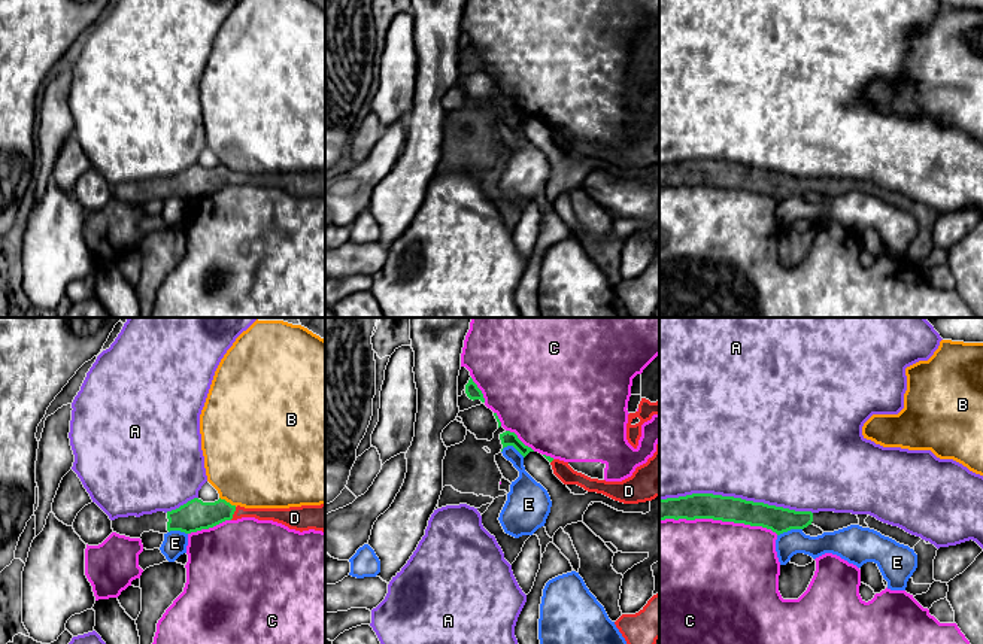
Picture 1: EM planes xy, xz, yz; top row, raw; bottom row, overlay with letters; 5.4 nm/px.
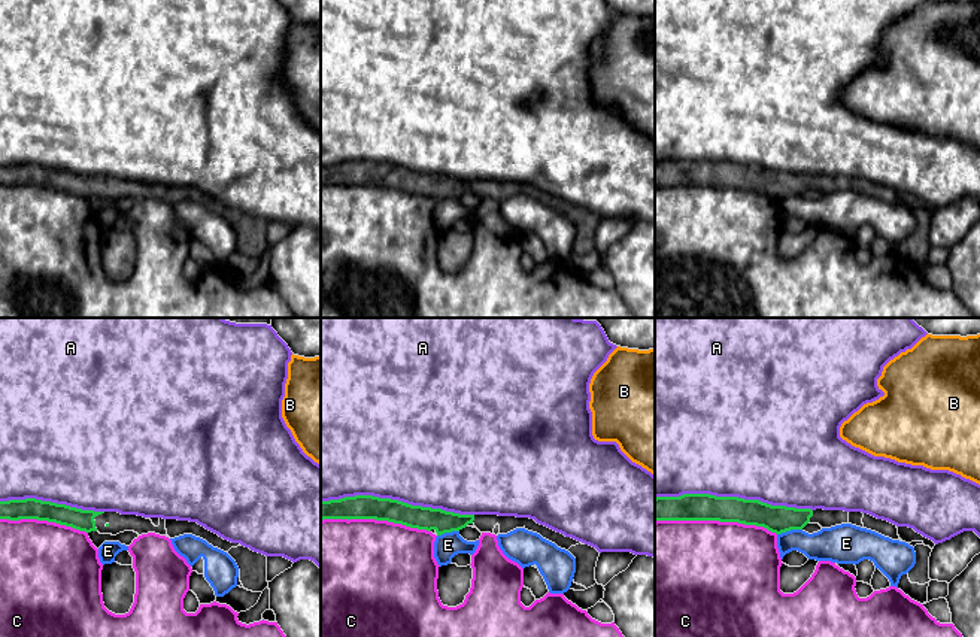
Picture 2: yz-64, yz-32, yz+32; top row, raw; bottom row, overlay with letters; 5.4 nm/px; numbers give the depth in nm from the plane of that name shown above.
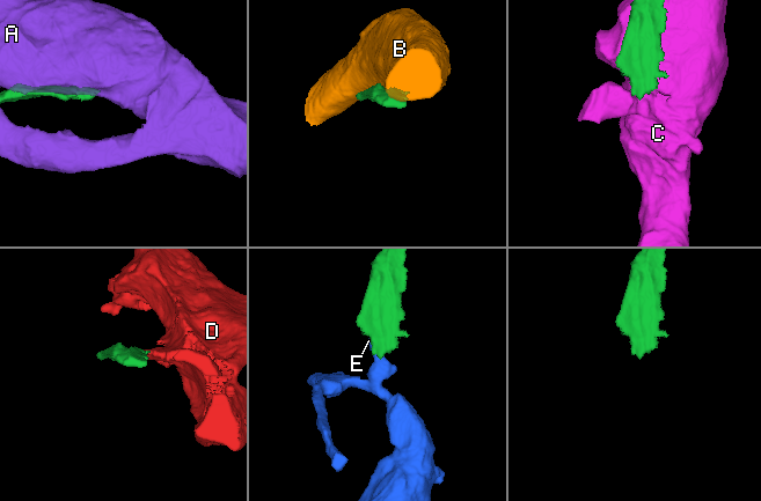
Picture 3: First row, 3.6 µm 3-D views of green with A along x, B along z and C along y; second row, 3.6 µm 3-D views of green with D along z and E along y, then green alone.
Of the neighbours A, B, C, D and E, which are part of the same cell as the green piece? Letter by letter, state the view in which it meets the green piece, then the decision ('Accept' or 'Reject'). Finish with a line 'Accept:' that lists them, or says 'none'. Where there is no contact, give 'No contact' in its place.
A: Touches green in yz. Reject
B: Touches green in xy. Reject
C: Touches green in yz. Reject
D: Touches green in xy. Accept
E: Touches green in yz. Reject
Accept: D

